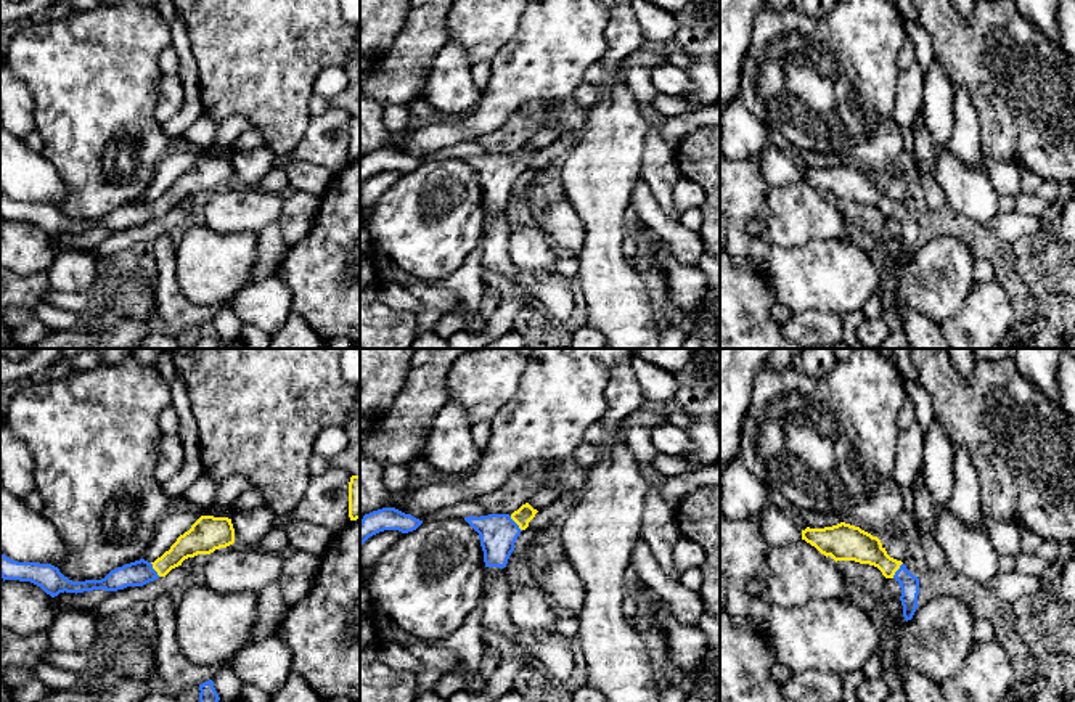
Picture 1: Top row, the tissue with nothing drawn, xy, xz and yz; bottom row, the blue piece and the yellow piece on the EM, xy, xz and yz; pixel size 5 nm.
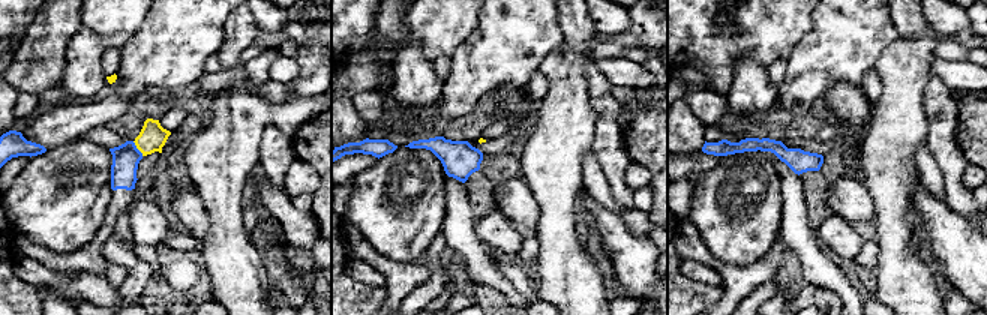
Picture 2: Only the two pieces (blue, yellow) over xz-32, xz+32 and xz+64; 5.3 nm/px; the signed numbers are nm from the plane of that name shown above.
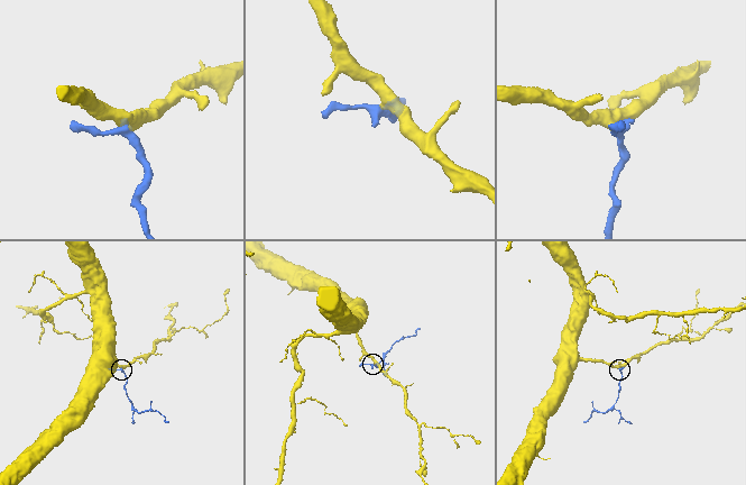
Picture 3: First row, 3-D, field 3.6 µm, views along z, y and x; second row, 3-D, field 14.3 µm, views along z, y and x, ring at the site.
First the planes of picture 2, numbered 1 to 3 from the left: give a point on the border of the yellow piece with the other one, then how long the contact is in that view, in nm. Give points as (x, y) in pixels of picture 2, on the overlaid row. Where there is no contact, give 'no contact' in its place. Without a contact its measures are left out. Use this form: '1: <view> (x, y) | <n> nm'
1: xz-32 (137, 149) | 100 nm
2: no contact
3: no contact

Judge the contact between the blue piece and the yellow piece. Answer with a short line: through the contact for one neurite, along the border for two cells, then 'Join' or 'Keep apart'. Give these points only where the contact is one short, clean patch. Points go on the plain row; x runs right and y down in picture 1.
Line: xz (498, 172), (516, 164), (526, 153). Join

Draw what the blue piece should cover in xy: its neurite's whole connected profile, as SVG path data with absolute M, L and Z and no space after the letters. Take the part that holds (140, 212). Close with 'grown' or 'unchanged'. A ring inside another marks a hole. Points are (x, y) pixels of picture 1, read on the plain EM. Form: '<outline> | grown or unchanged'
M201 156L191 169L180 175L170 190L154 202L140 199L111 210L101 220L72 222L51 204L18 202L5 194L0 194L0 217L3 222L31 222L51 238L64 231L76 235L93 230L117 231L127 227L143 227L159 217L166 217L188 198L211 194L215 190L227 188L233 183L235 169L231 159Z | grown

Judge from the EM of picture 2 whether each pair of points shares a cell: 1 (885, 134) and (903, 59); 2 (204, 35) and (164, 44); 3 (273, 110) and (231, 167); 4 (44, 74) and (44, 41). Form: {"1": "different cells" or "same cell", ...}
{"1": "same cell", "2": "same cell", "3": "same cell", "4": "same cell"}

